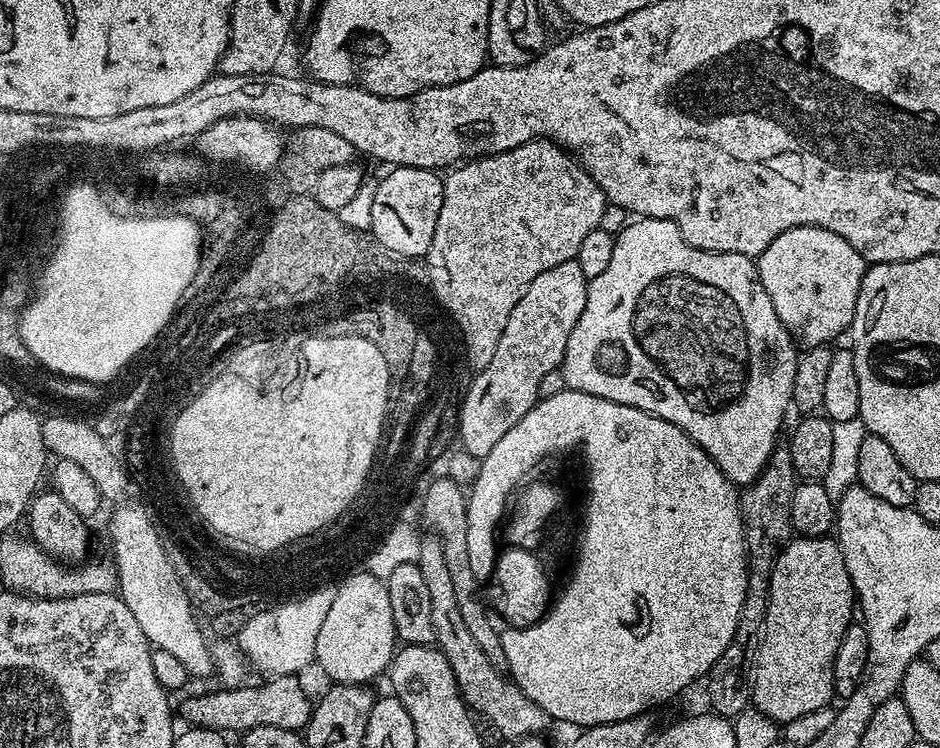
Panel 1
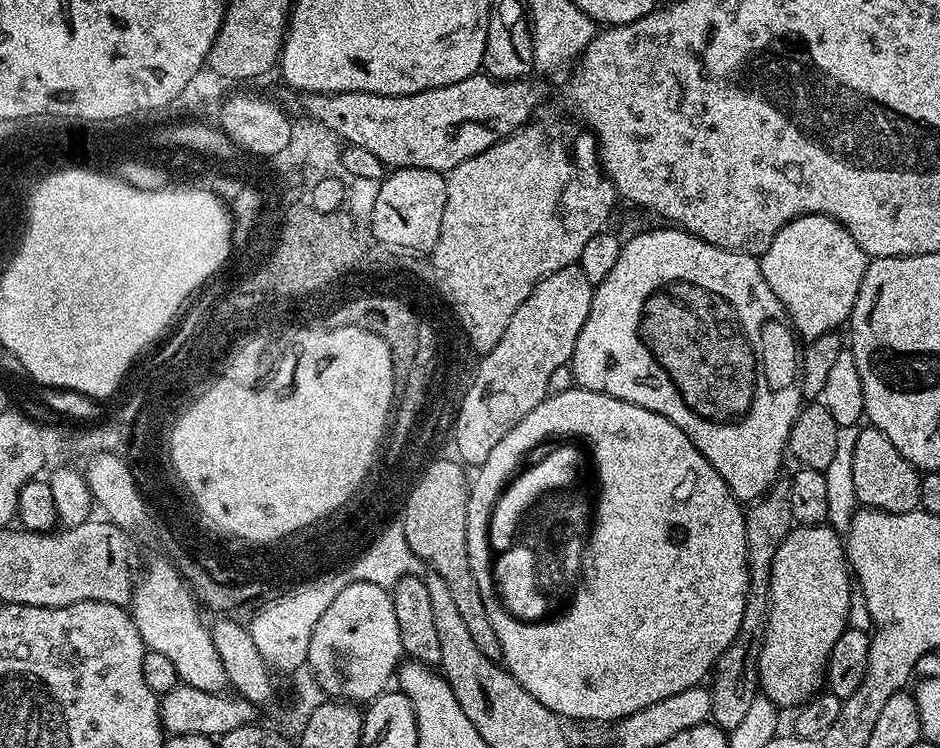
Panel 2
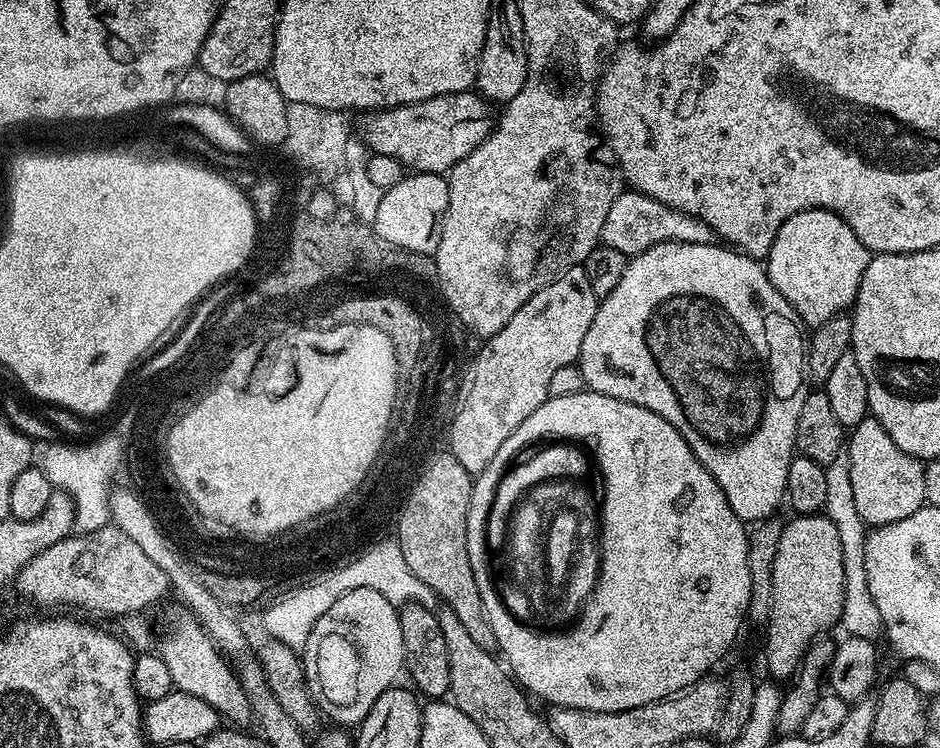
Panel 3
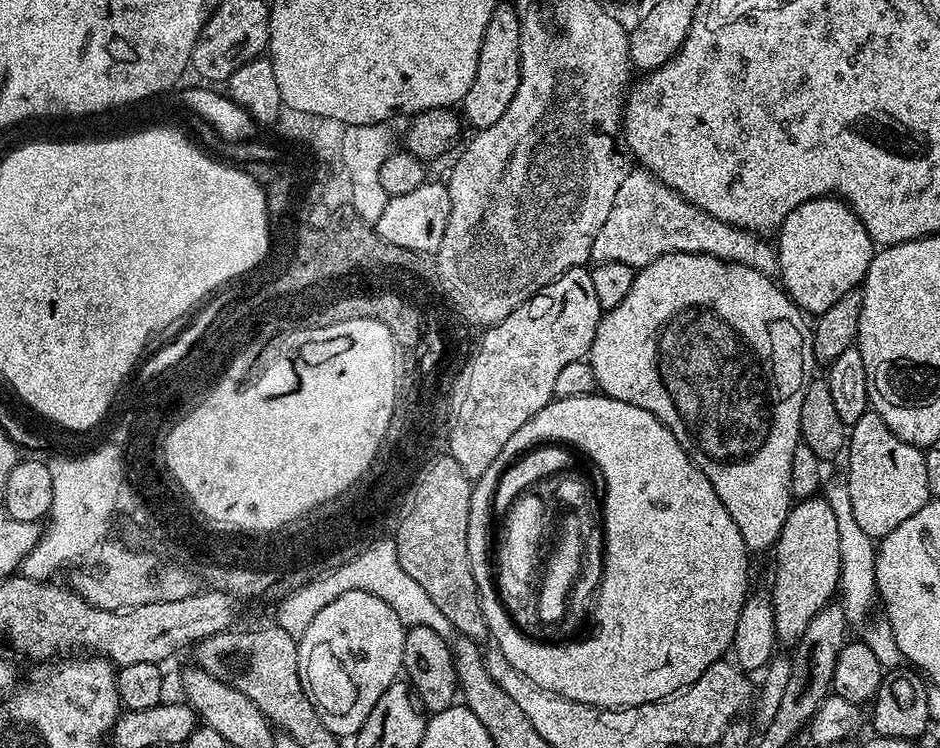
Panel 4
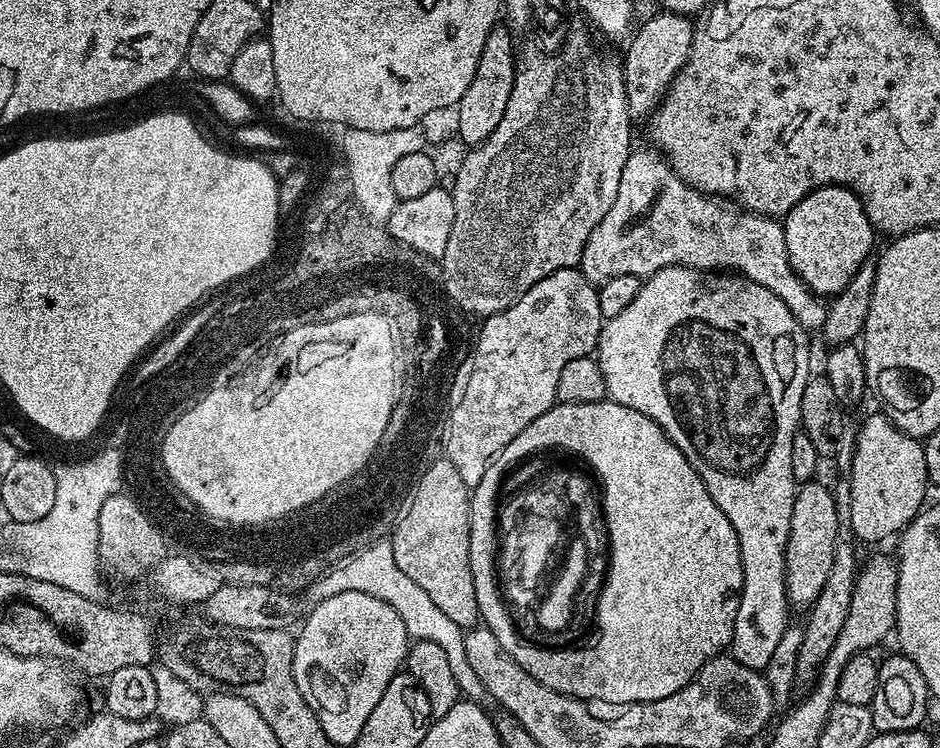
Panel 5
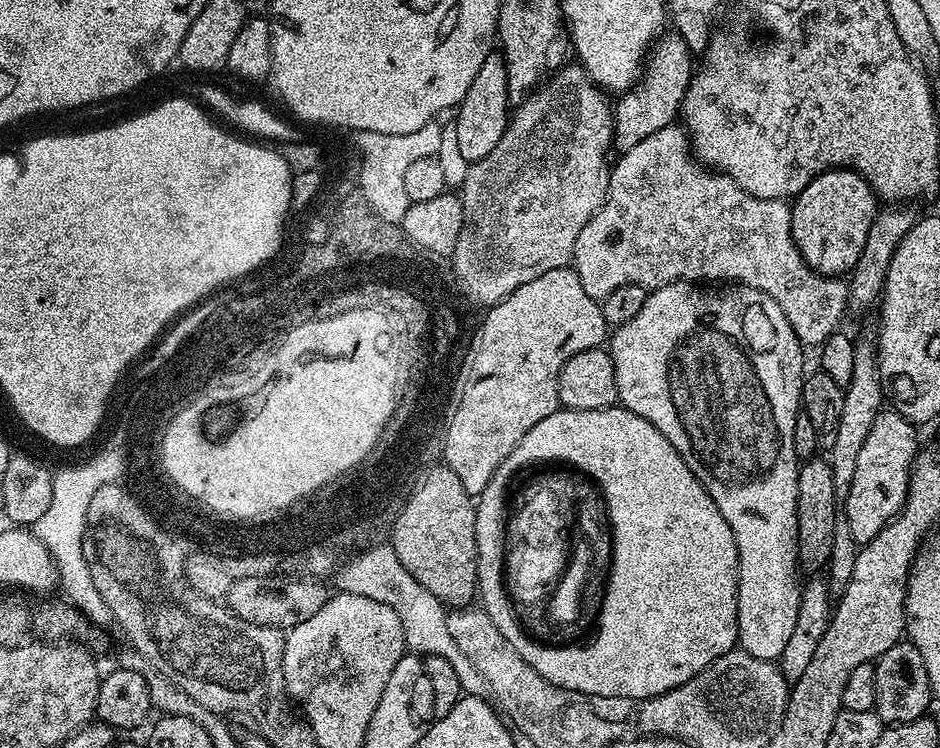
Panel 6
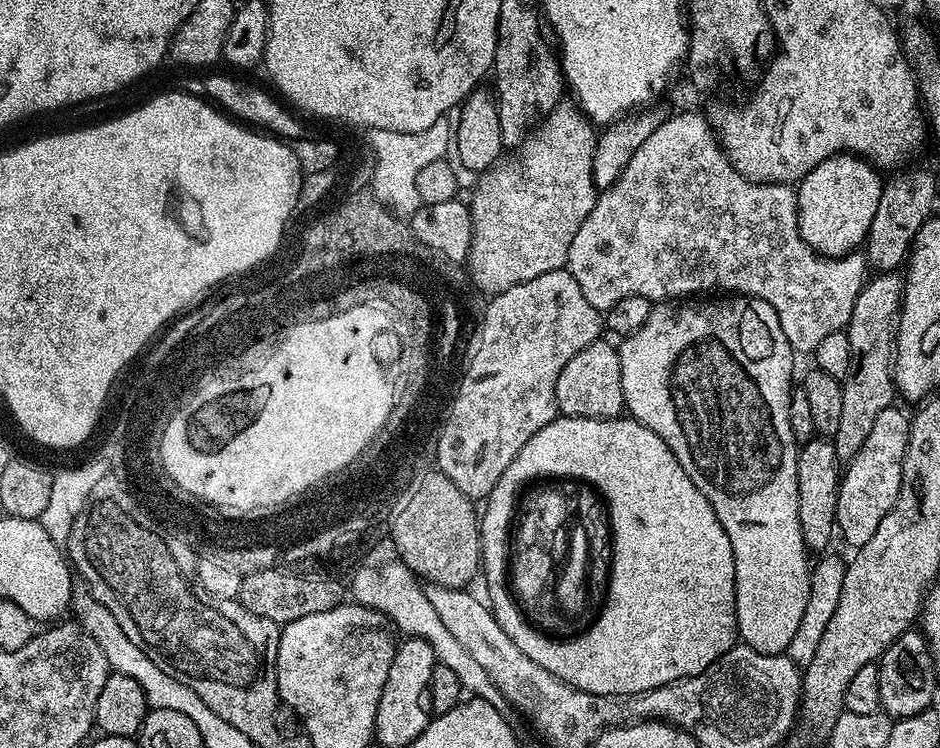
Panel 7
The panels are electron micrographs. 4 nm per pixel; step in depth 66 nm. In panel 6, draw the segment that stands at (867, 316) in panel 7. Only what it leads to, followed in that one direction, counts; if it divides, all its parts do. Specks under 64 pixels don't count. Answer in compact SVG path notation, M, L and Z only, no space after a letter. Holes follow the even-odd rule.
M871 339L856 340L854 350L854 378L844 388L842 402L842 422L838 422L838 435L834 438L834 446L827 449L826 459L832 468L834 478L834 537L831 543L830 558L826 565L826 583L833 595L839 596L849 584L854 572L854 562L858 545L850 531L850 524L846 517L846 498L850 494L850 482L854 482L854 469L858 466L858 454L862 445L866 443L866 434L870 434L870 426L874 426L874 418L882 411L886 400L886 389L880 383L880 368L876 365L876 345Z

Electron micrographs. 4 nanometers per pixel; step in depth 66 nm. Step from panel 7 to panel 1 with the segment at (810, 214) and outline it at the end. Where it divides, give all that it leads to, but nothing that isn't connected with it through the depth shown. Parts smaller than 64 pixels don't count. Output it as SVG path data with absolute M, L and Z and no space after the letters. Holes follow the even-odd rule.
M818 226L791 228L778 234L778 238L774 238L770 246L766 246L755 265L762 286L766 286L766 294L770 294L770 302L774 302L774 314L778 314L782 326L801 349L831 345L835 336L851 329L854 310L858 306L858 294L864 281L866 262L862 254L858 254L858 250L854 250L854 246L846 242L846 238L838 238L838 234L822 230Z

